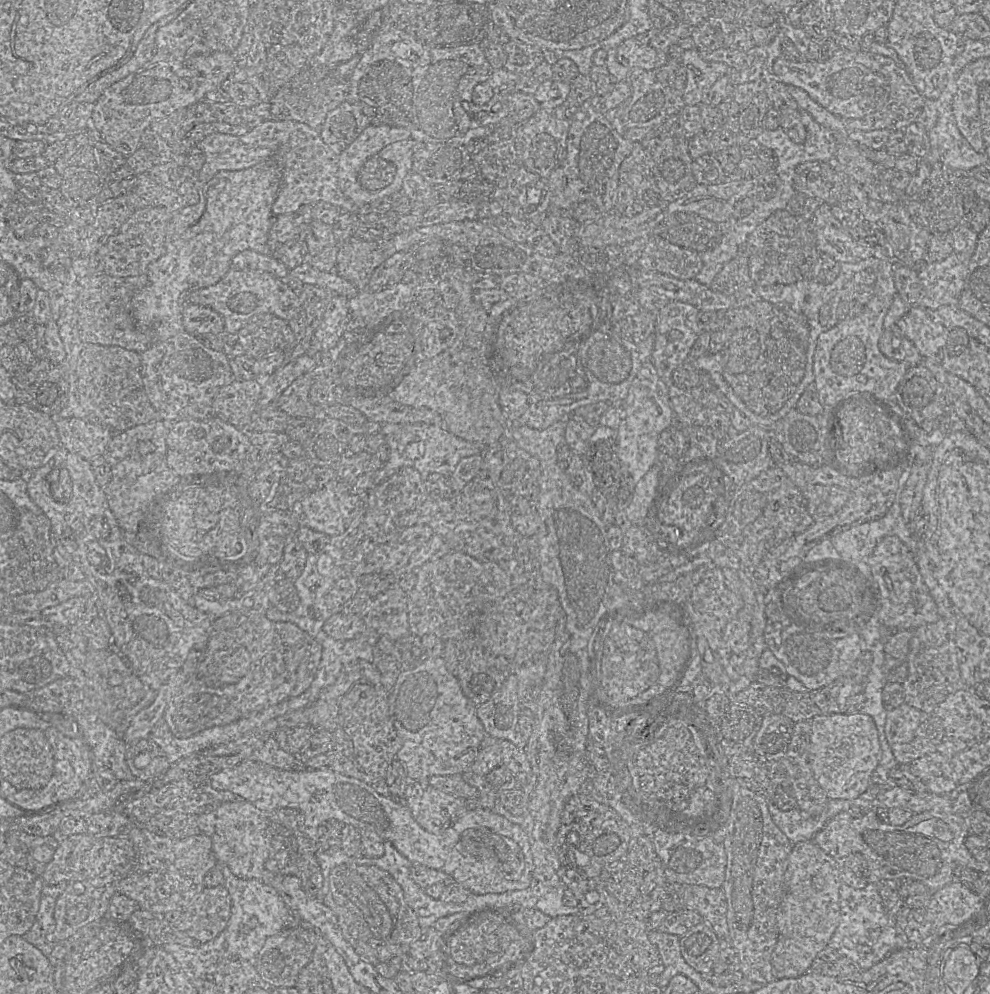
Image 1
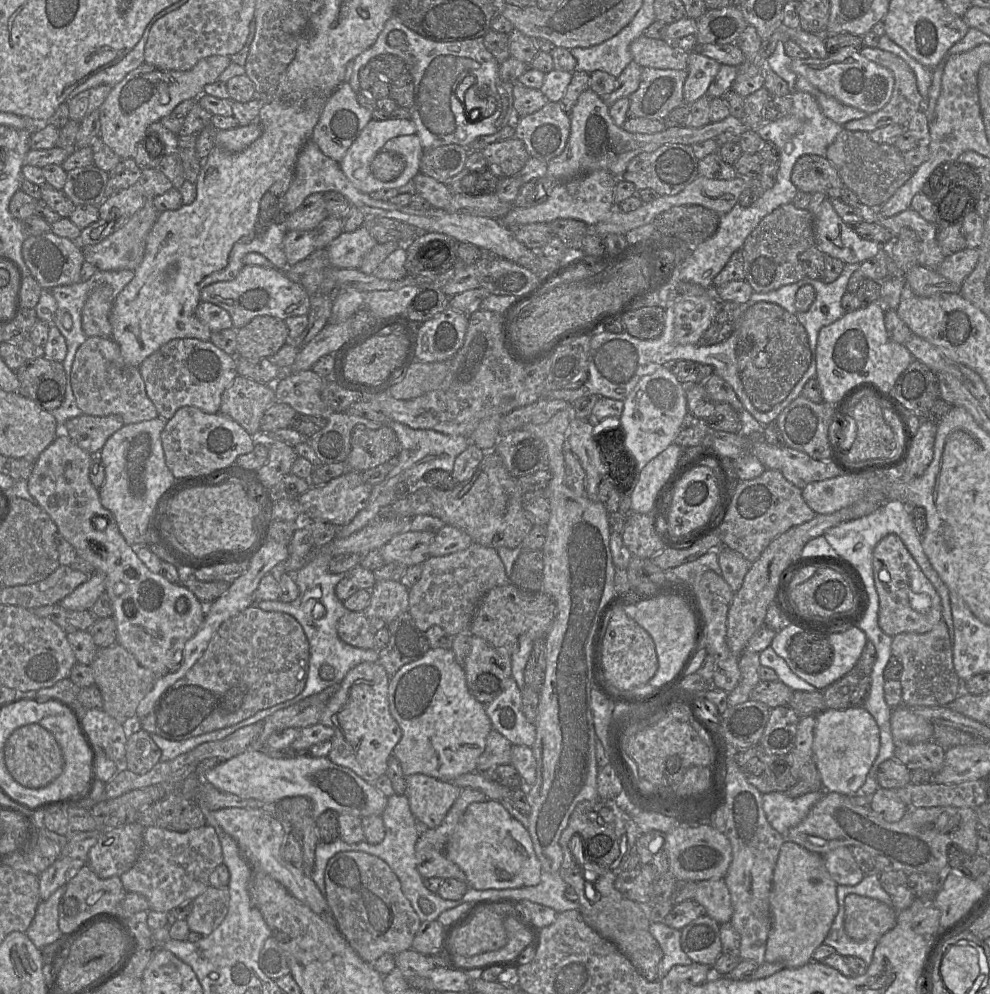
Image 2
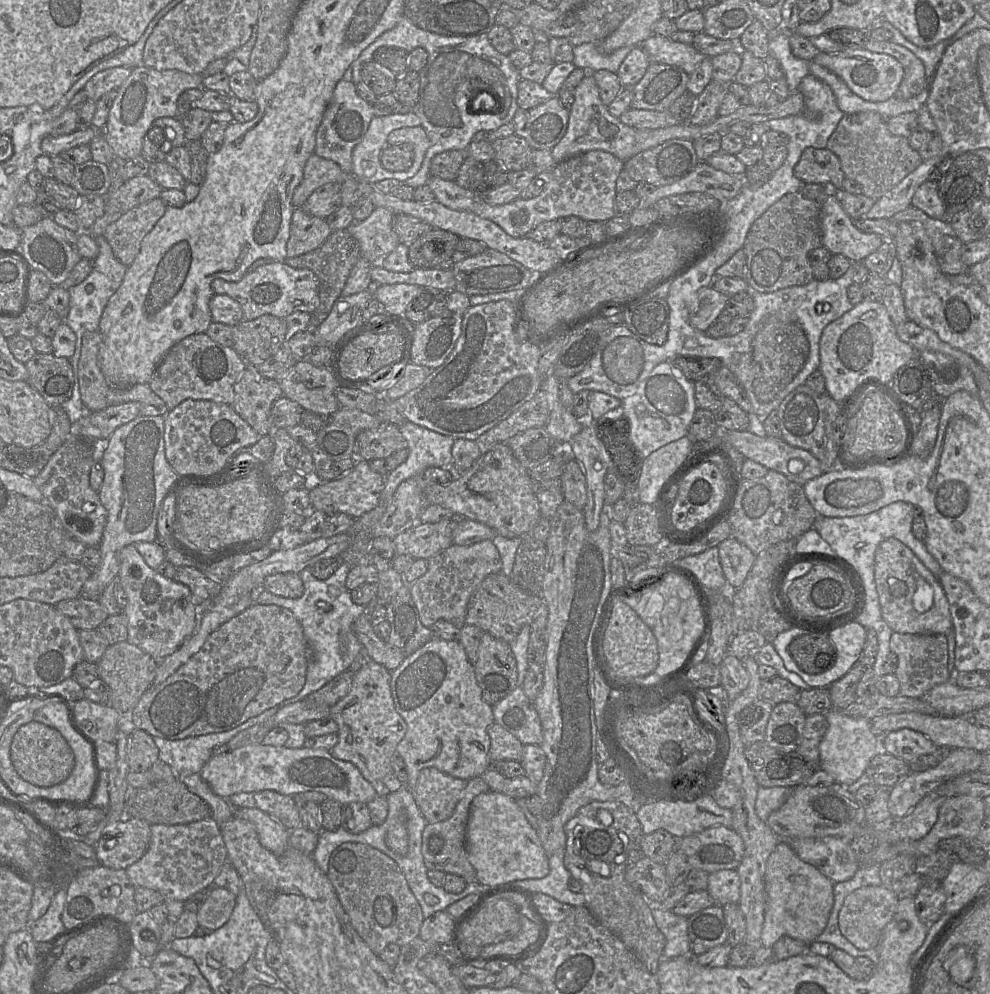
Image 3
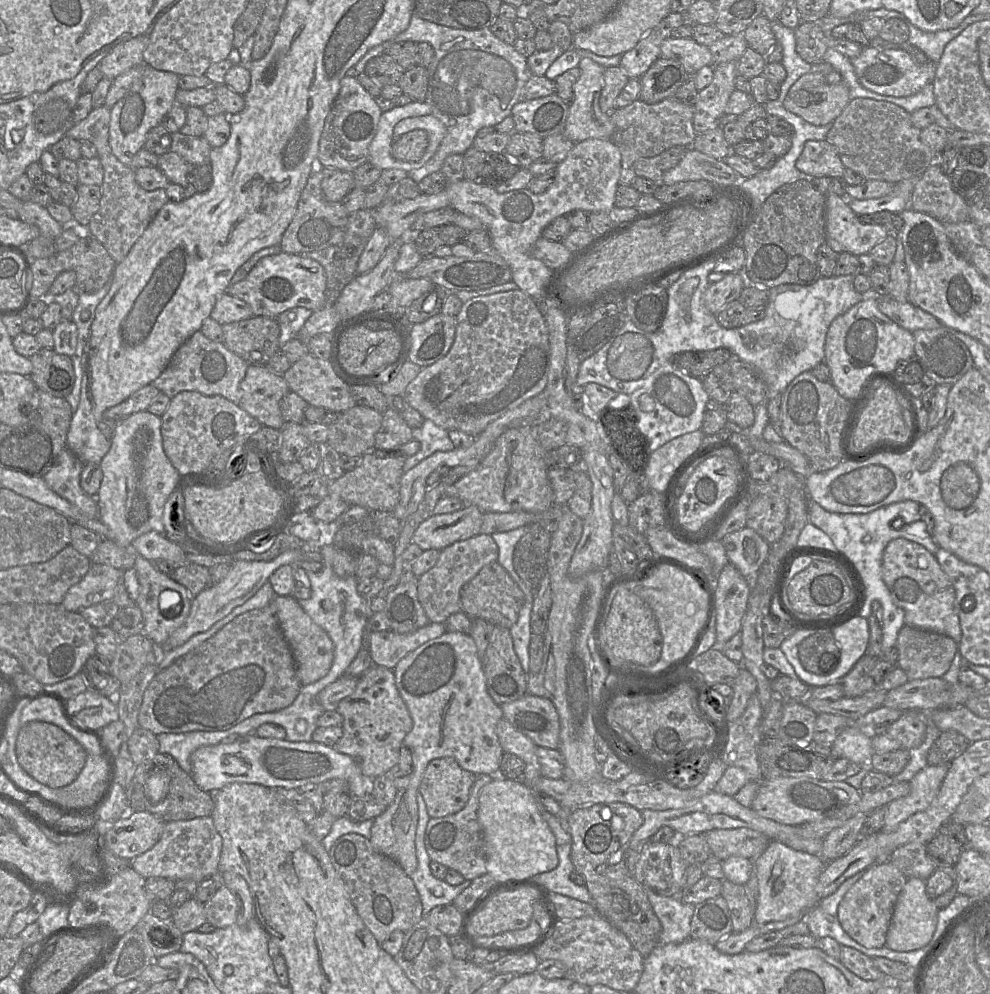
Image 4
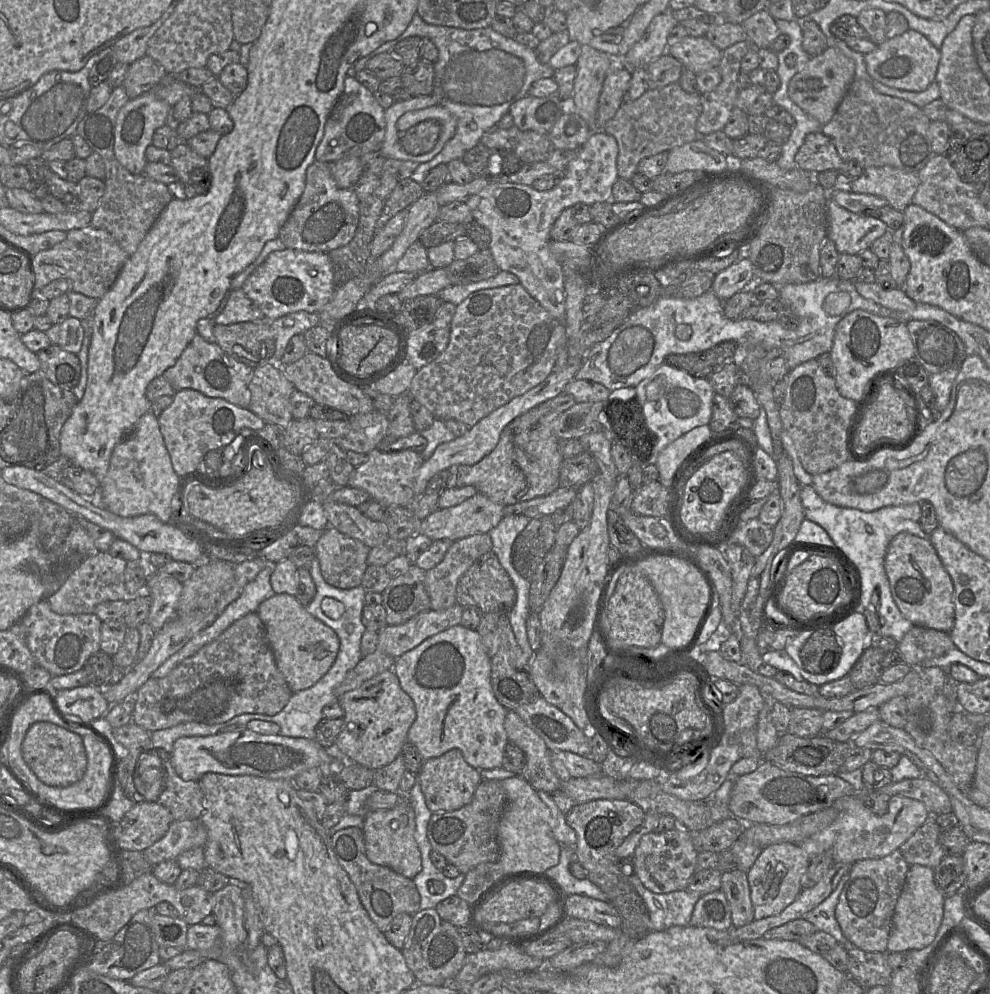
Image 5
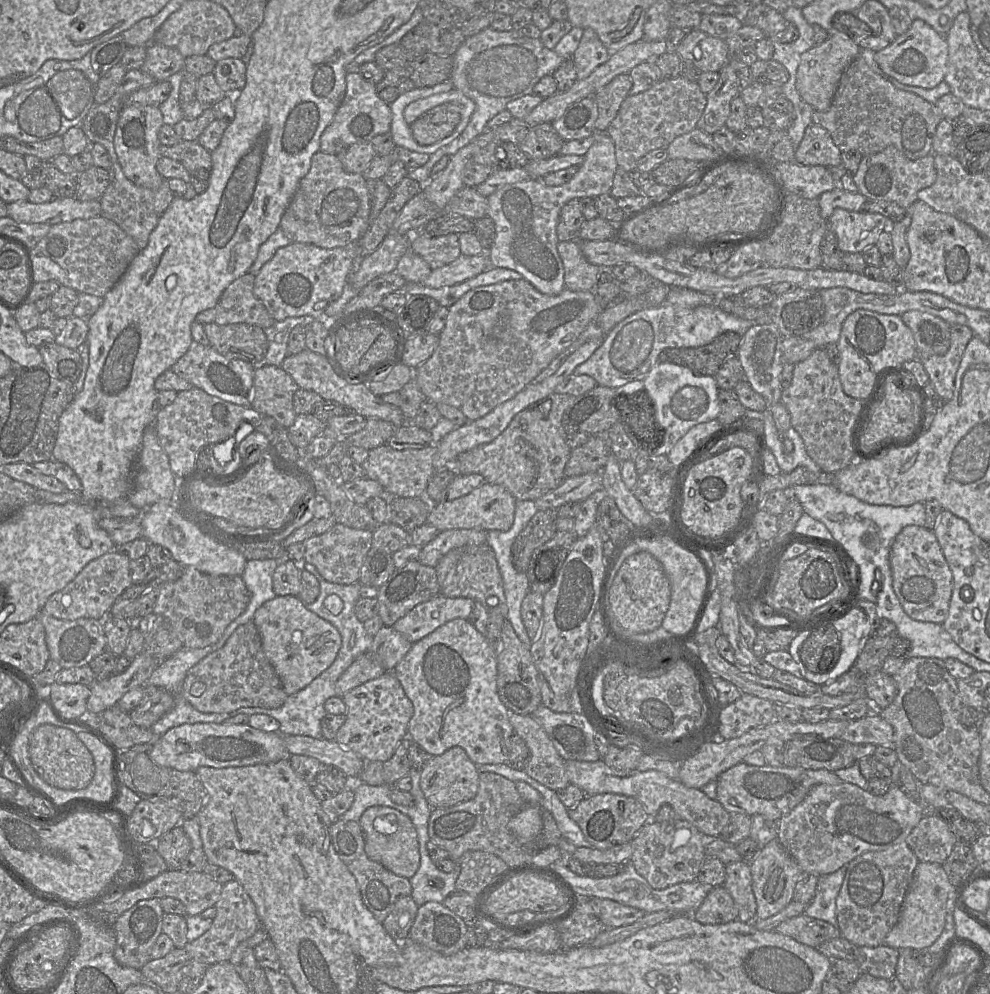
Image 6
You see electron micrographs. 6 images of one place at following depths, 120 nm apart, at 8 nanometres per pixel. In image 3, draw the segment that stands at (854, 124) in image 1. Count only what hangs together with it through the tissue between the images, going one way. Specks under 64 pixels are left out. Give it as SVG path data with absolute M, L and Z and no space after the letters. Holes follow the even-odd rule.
M868 41L866 49L874 53L883 53L894 57L903 67L903 79L893 97L907 100L918 95L925 88L929 88L922 61L909 49L891 41Z

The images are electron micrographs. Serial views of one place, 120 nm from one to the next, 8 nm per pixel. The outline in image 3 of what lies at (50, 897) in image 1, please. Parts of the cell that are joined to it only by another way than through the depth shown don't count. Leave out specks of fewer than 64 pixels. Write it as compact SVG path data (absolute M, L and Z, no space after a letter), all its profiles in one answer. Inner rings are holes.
M67 881L58 889L46 913L25 928L30 931L36 943L53 942L65 930L61 916L66 903Z

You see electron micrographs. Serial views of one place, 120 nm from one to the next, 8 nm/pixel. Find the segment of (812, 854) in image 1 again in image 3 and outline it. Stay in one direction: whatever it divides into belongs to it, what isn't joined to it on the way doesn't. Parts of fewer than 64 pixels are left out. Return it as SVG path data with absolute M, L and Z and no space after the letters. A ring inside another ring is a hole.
M780 841L766 863L766 905L761 933L763 947L772 947L782 936L808 945L817 941L834 904L834 885L816 866L801 860L787 842Z

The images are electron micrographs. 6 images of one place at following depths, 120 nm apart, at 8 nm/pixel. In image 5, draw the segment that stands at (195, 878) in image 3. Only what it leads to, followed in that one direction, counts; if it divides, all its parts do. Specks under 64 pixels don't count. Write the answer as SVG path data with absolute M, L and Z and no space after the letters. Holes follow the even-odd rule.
M200 819L175 820L167 833L150 847L142 851L144 858L152 866L177 857L192 848L204 847L207 830Z

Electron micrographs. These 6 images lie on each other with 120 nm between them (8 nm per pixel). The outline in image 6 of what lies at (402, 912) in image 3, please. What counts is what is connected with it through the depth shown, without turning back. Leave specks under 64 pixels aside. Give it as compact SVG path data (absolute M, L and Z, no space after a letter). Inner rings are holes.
M339 819L331 824L330 835L337 854L356 878L364 904L375 918L383 923L393 910L398 898L411 896L410 880L394 874L382 864L368 857L365 852L365 836L359 822Z

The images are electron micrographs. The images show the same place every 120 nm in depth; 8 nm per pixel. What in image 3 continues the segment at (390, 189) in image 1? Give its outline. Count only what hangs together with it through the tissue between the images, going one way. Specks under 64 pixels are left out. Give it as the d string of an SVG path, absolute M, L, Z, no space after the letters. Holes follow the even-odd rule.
M419 125L415 127L396 129L388 135L387 145L400 143L410 143L414 148L414 159L410 168L405 171L396 172L396 174L393 174L393 179L404 183L420 170L430 142L425 130L421 125Z

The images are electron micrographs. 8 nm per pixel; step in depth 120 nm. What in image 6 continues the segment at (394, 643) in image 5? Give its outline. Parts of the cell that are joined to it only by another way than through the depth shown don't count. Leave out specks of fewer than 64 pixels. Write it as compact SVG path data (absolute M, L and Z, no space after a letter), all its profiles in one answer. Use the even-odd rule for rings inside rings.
M439 594L416 605L391 627L414 644L448 621L469 619L474 602L470 598L448 598Z

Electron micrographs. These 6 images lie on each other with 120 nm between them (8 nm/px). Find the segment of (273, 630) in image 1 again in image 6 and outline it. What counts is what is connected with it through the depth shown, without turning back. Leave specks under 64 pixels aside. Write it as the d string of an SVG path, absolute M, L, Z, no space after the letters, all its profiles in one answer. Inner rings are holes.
M253 620L239 626L221 649L210 653L188 671L183 695L194 708L204 713L230 713L242 707L276 709L288 697L263 651ZM146 684L140 703L129 714L133 723L142 728L151 728L161 717L170 711L175 699L167 690Z

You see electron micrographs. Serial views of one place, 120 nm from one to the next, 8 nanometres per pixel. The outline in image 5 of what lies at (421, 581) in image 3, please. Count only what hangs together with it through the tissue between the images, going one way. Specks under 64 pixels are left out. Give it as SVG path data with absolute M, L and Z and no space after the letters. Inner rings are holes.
M487 533L454 541L441 562L425 572L424 585L430 598L430 609L445 610L456 604L459 578L491 549L492 541Z

